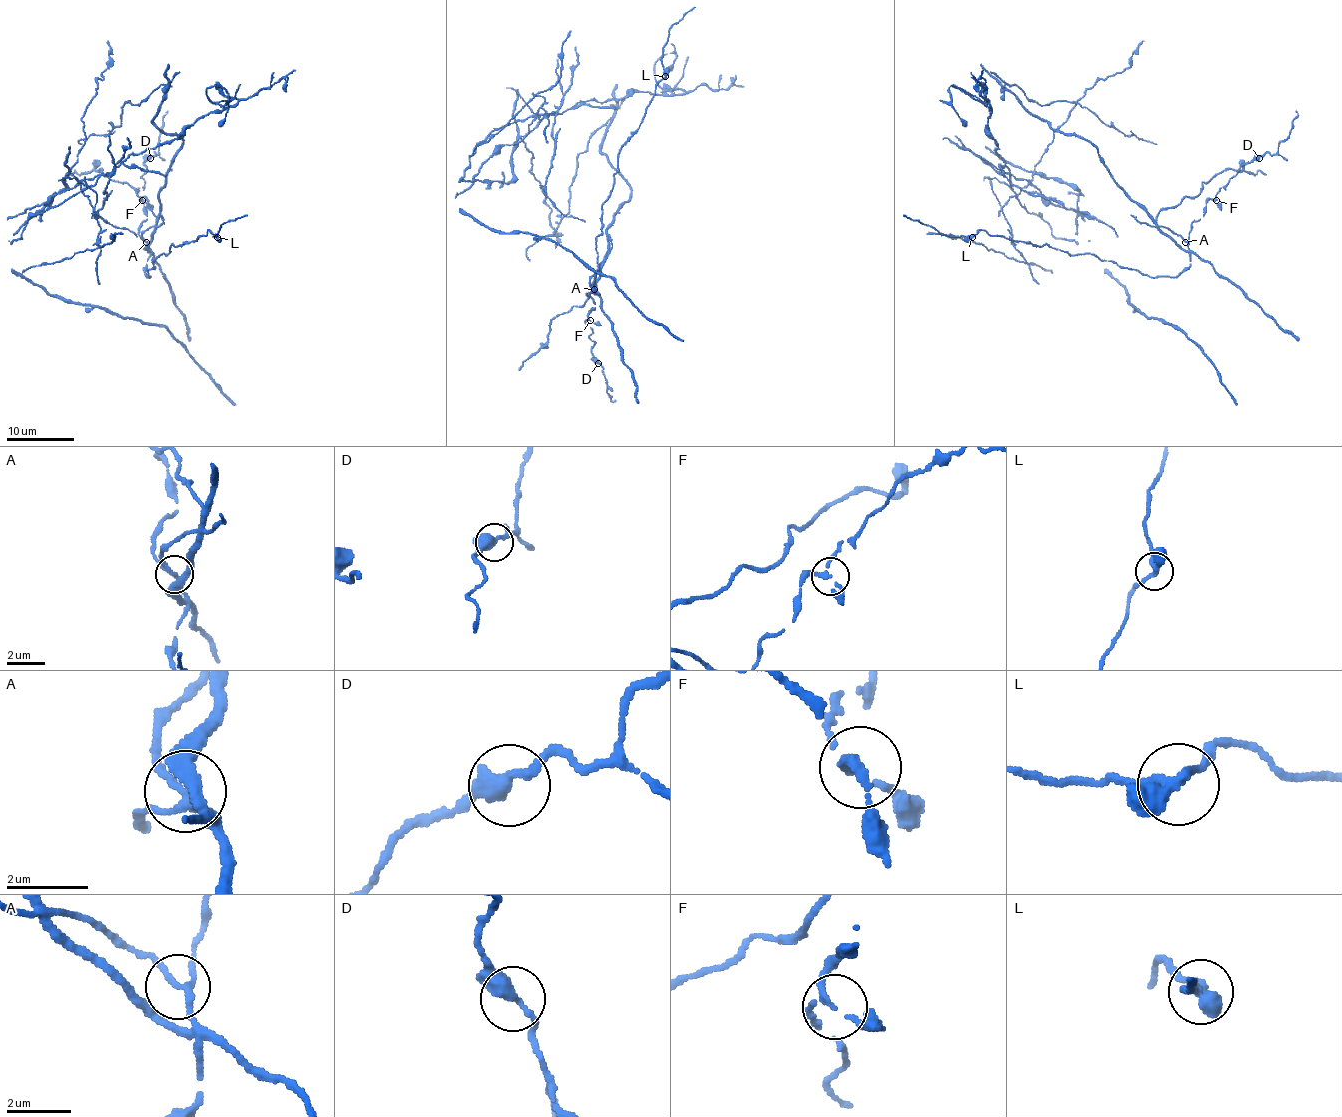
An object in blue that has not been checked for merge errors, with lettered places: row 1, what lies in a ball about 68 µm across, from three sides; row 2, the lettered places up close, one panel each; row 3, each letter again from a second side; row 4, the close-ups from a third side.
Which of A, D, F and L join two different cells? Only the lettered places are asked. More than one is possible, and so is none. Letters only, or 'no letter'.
A

